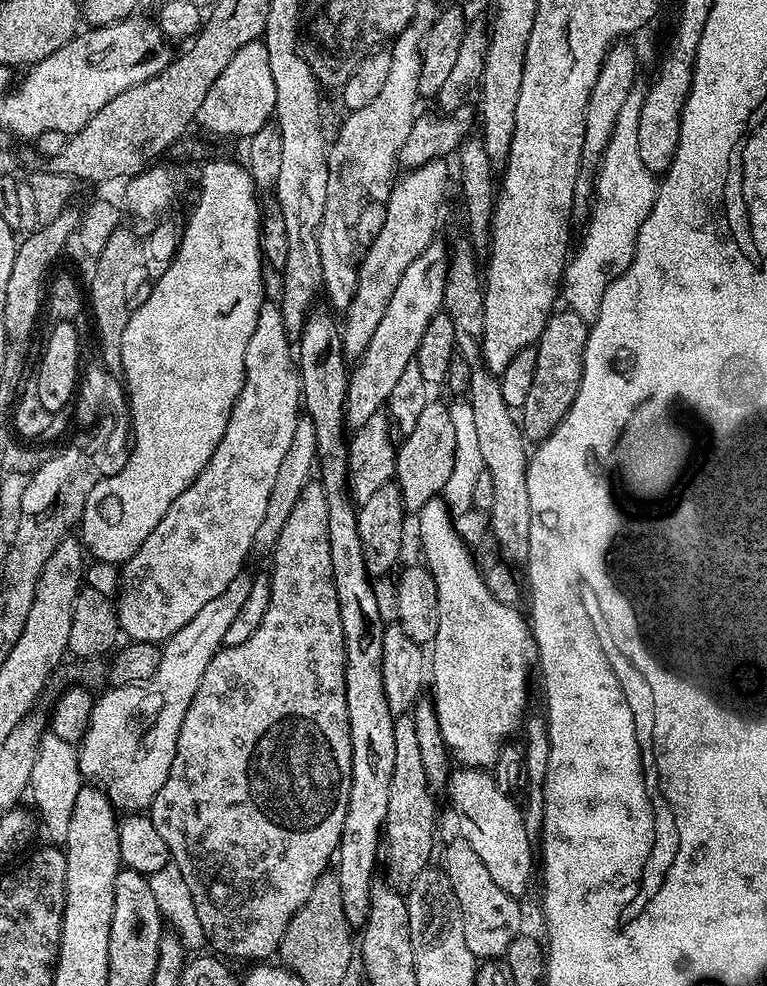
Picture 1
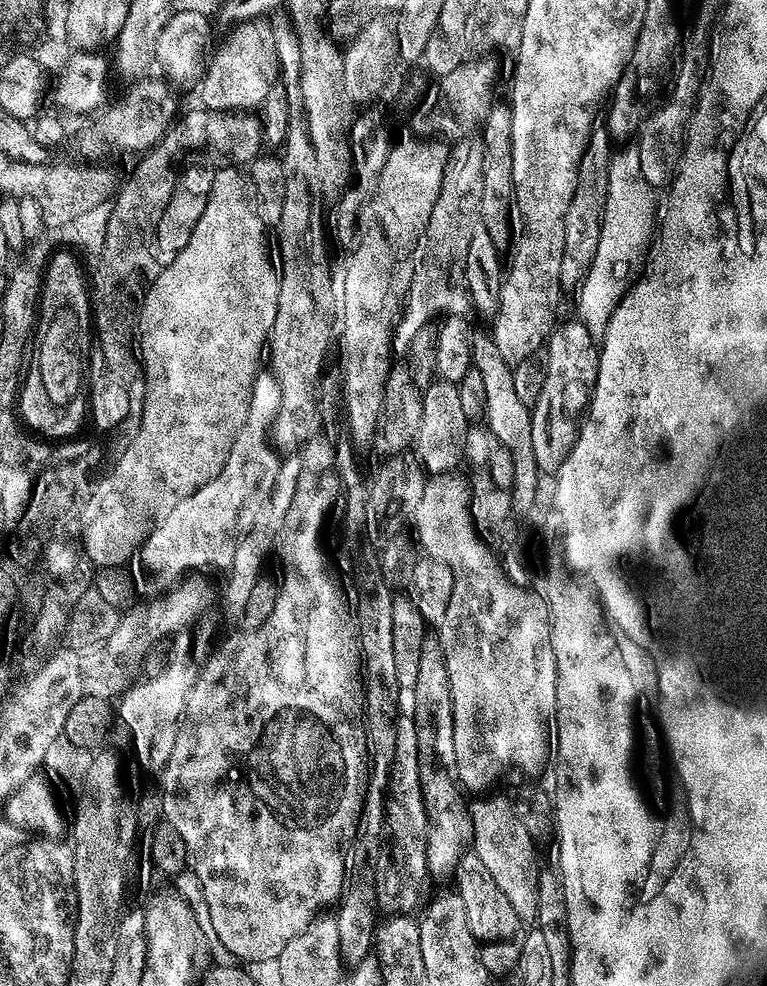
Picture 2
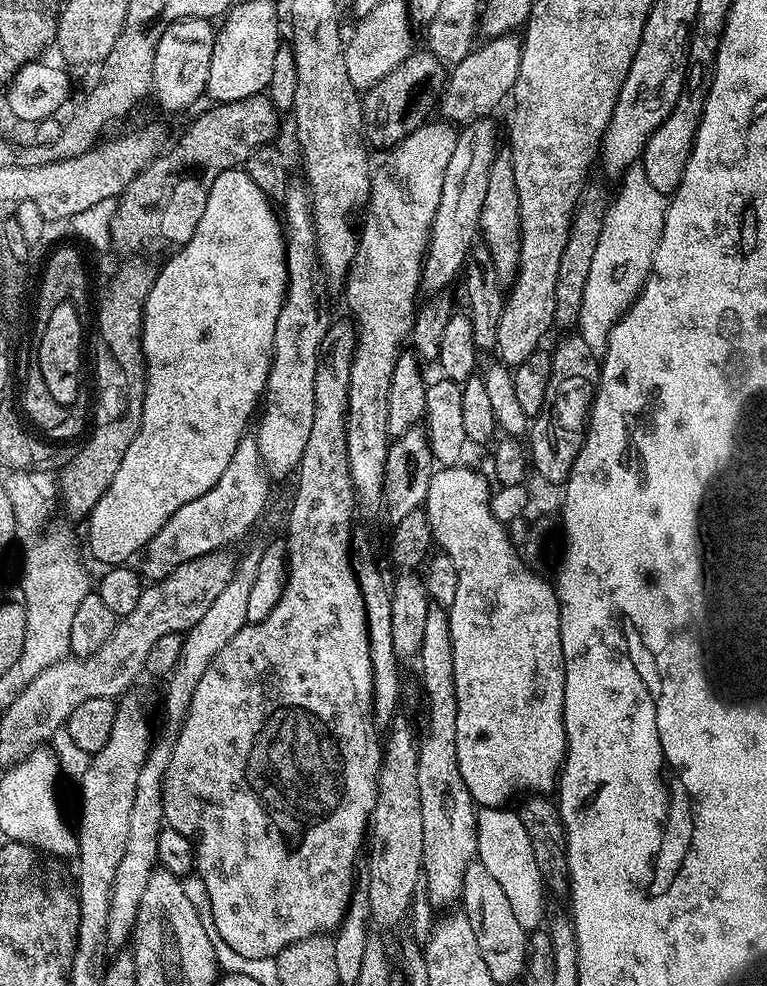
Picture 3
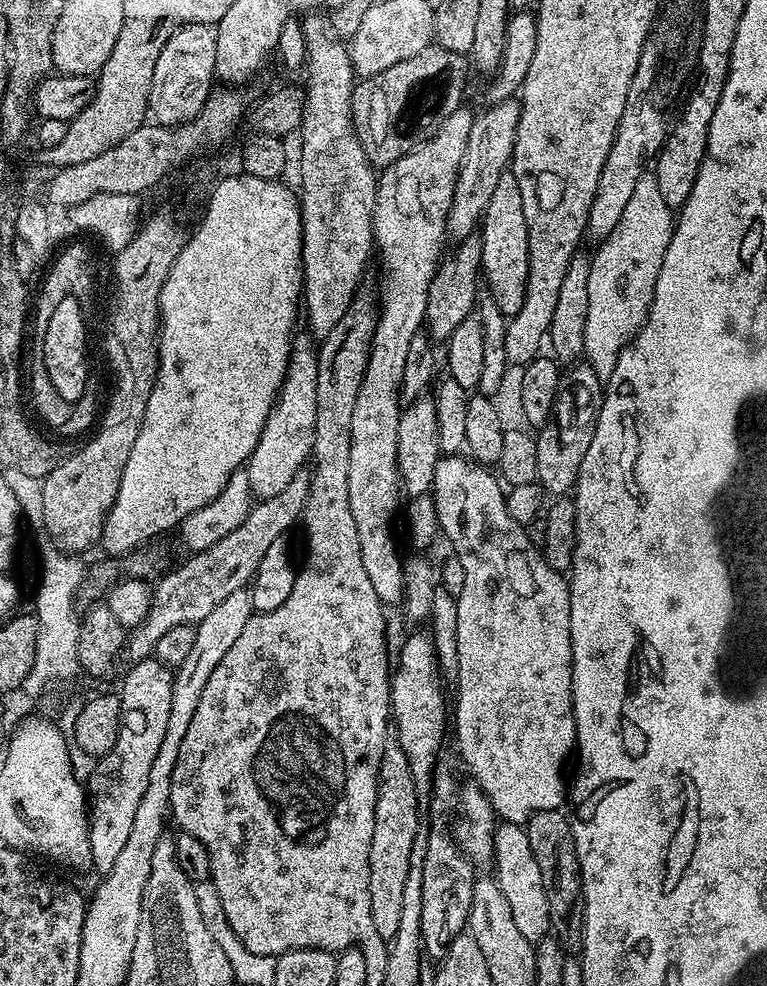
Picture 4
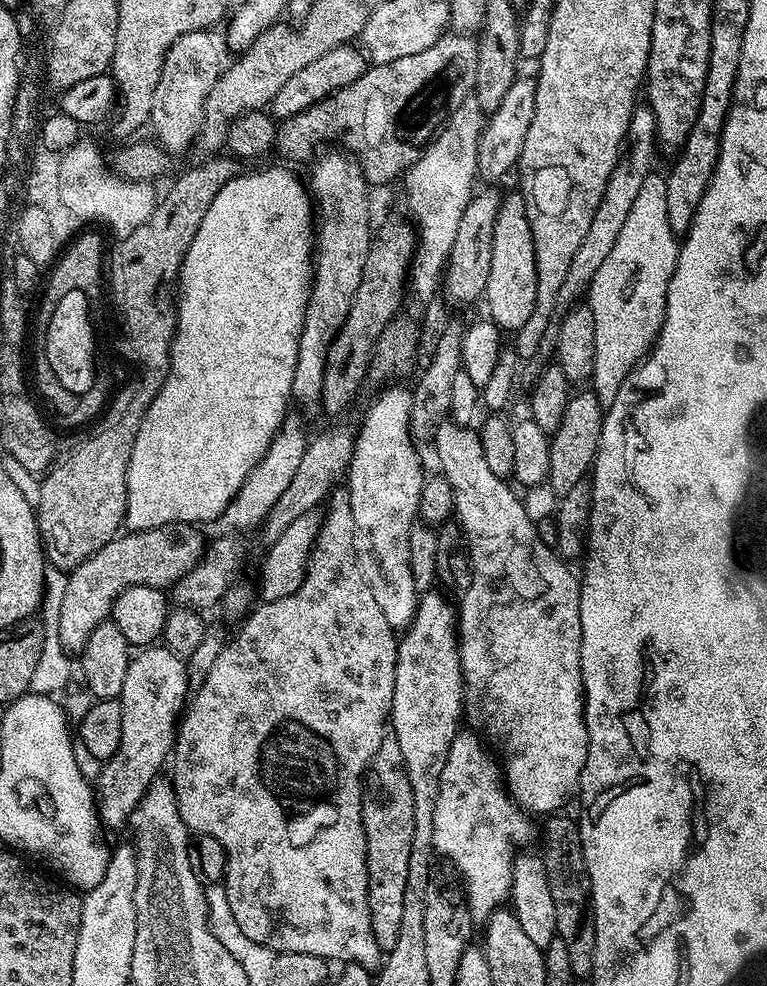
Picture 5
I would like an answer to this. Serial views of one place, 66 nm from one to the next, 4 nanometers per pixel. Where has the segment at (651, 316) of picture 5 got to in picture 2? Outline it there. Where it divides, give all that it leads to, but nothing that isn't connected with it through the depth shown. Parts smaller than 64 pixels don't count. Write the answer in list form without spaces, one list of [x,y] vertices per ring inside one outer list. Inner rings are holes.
[[[628,146],[621,152],[620,149],[613,151],[598,250],[595,251],[594,260],[584,279],[579,281],[580,293],[576,296],[575,315],[593,334],[604,332],[610,314],[628,291],[634,274],[643,269],[648,246],[658,224],[656,192],[657,189],[648,184],[642,174],[642,162],[636,147]]]

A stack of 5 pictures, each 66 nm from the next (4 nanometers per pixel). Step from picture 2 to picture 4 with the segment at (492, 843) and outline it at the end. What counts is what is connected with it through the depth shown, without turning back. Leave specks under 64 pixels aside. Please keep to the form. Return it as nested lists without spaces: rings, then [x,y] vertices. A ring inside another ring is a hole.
[[[501,823],[492,836],[492,851],[496,872],[494,878],[510,905],[510,914],[518,925],[518,931],[530,941],[538,941],[549,935],[551,918],[546,891],[542,886],[542,875],[538,868],[525,829],[519,824]]]

